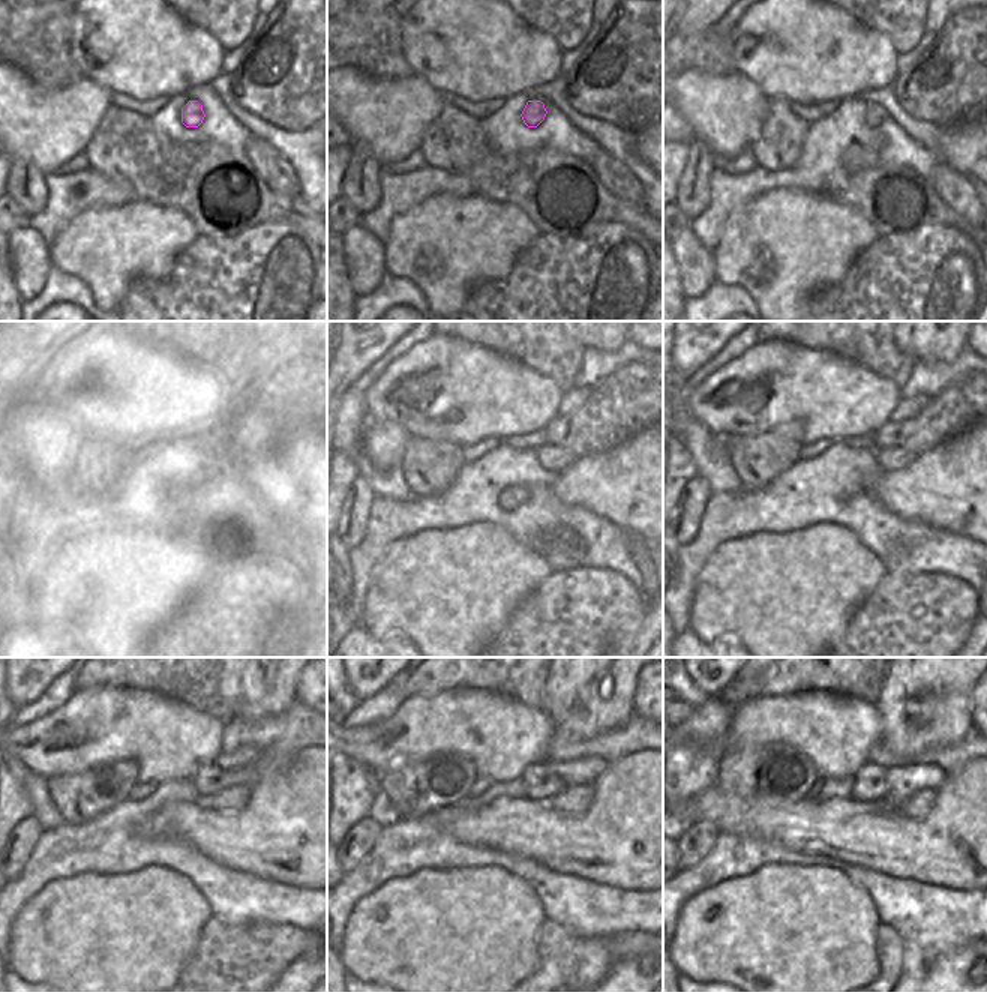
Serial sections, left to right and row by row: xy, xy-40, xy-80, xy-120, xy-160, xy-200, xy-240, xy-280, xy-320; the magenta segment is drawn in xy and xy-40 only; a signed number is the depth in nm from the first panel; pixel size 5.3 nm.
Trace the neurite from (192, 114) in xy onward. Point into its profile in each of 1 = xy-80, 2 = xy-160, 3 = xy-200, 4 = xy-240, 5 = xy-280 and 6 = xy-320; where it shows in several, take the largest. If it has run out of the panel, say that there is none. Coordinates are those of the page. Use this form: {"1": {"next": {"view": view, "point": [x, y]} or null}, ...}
{"1": {"next": {"view": "xy-80", "point": [875, 114]}}, "2": {"next": {"view": "xy-160", "point": [552, 458]}}, "3": {"next": {"view": "xy-200", "point": [890, 459]}}, "4": {"next": {"view": "xy-240", "point": [234, 799]}}, "5": {"next": {"view": "xy-280", "point": [575, 800]}}, "6": {"next": {"view": "xy-320", "point": [918, 805]}}}

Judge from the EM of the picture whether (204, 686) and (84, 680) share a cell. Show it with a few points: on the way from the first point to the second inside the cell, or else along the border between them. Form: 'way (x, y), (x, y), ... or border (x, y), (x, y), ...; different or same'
way (174, 673), (114, 673); same

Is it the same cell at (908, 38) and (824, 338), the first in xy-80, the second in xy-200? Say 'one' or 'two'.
one

